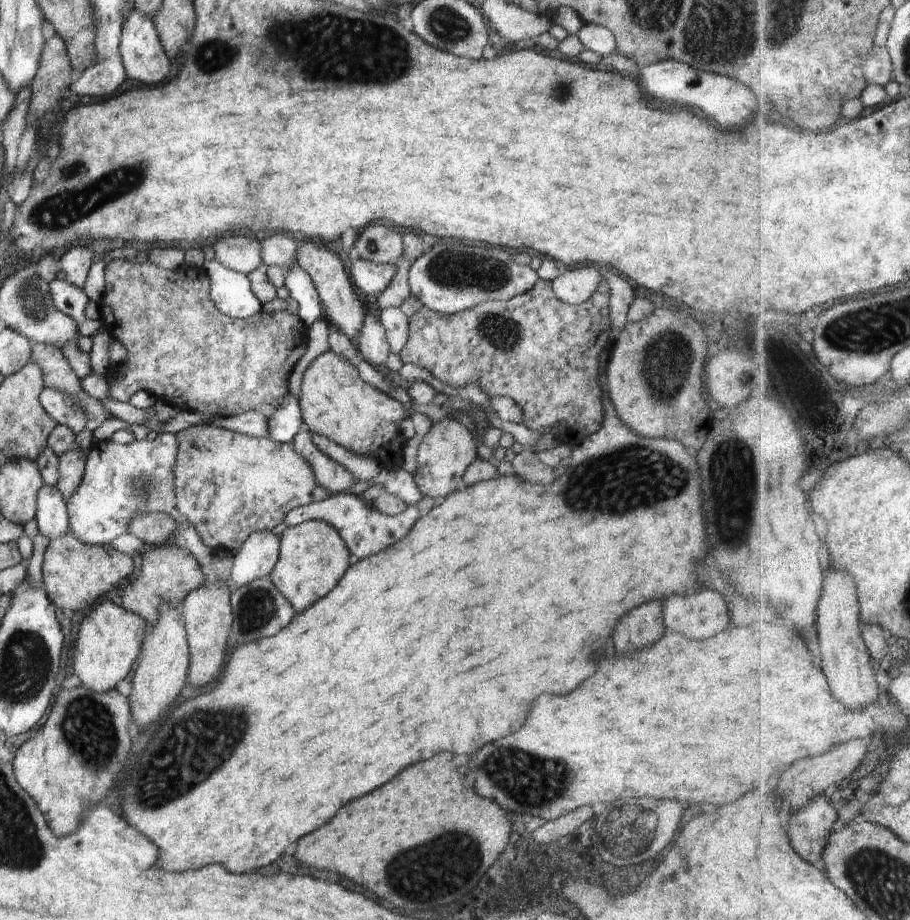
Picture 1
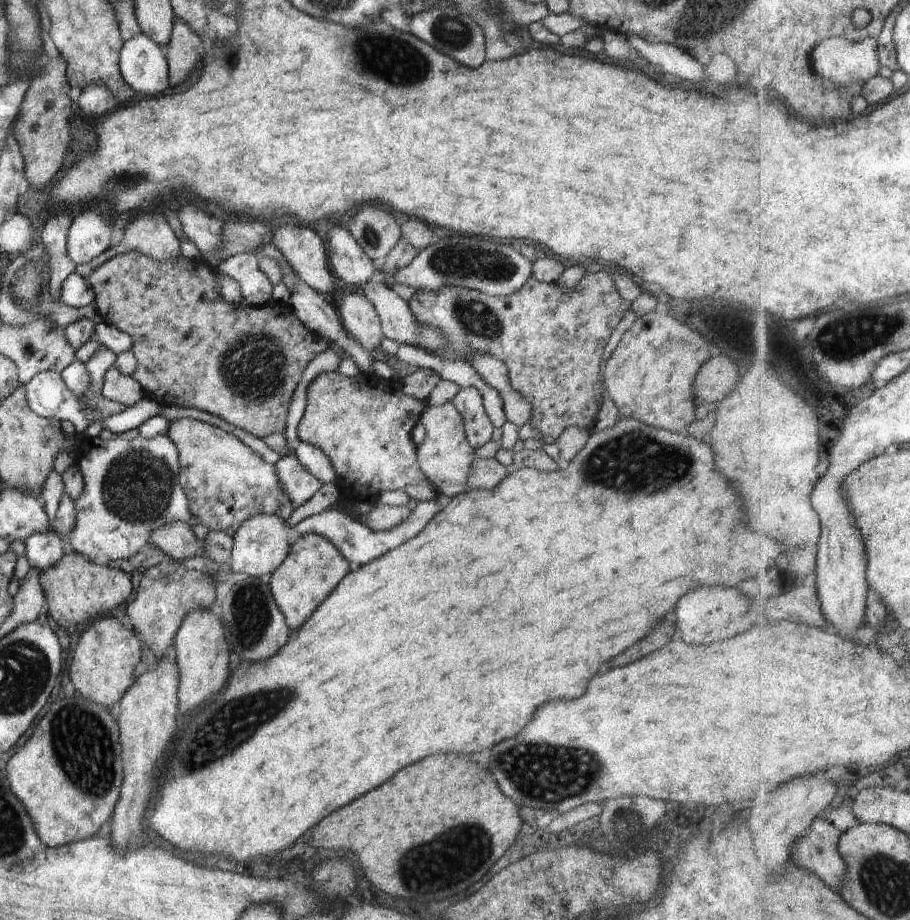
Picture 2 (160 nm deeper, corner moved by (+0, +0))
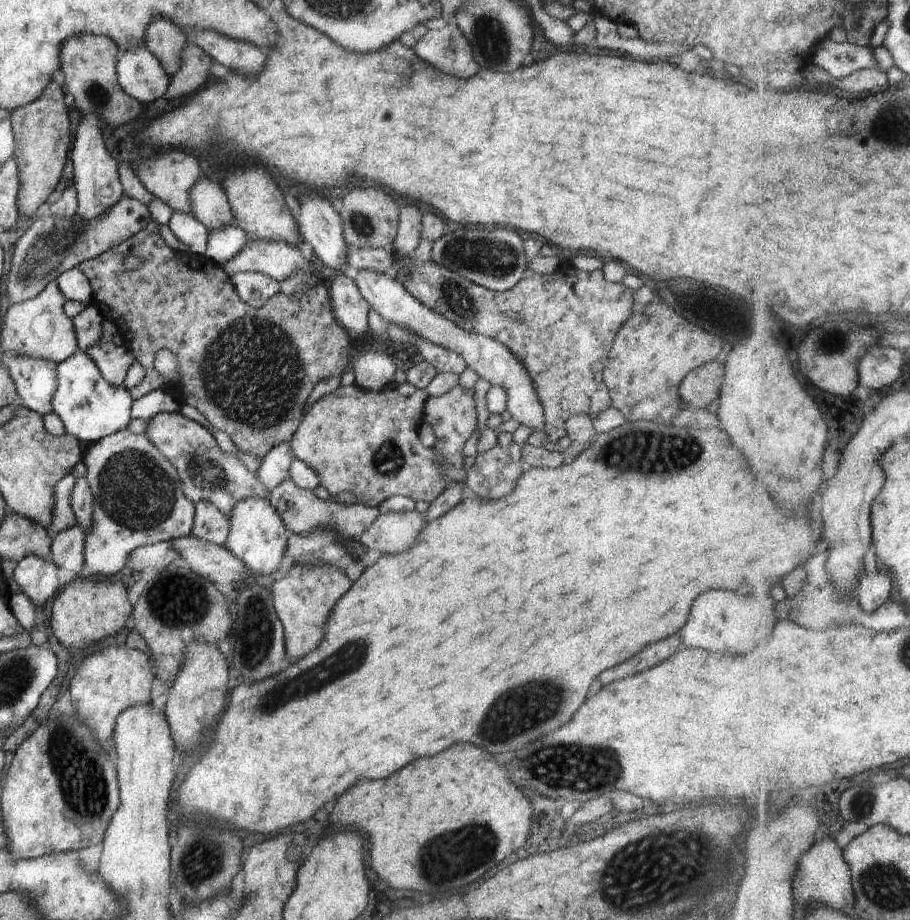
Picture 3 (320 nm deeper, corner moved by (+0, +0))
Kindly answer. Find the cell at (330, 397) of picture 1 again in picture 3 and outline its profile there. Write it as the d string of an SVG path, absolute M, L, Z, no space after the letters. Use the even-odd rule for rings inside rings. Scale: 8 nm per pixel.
M410 383L395 384L381 391L365 391L356 384L338 387L313 405L298 425L288 443L294 457L305 462L318 475L330 498L340 502L342 492L353 492L354 502L379 507L393 496L432 502L446 488L447 478L441 469L441 458L434 448L428 448L418 438L423 410L428 394Z

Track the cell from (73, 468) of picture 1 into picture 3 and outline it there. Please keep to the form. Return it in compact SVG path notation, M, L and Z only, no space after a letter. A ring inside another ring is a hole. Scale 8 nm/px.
M76 526L57 533L52 540L50 560L58 568L80 575L85 563L85 532Z

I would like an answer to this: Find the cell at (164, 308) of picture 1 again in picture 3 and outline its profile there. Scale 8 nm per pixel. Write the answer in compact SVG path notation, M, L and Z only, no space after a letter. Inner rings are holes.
M151 220L142 230L138 231L138 234L127 238L122 244L119 244L112 250L107 250L98 258L84 261L78 266L90 283L93 296L92 304L101 312L104 320L115 323L119 342L135 356L135 360L138 361L144 369L145 375L141 384L127 391L134 400L142 398L145 394L158 389L164 389L170 392L181 405L190 404L190 406L198 410L215 429L228 434L232 442L238 447L238 450L262 461L274 447L282 443L289 443L292 440L298 425L302 422L307 412L307 400L312 389L320 381L325 381L327 378L341 377L341 375L350 368L353 351L352 337L348 334L348 331L342 328L340 323L337 322L335 314L333 313L329 290L319 282L314 288L311 288L303 295L297 294L288 296L287 294L278 292L274 294L268 302L265 302L262 308L255 309L253 306L248 306L248 304L242 302L242 299L238 296L232 284L229 274L221 266L218 266L206 255L199 255L194 251L182 252L172 250L160 237L158 226L158 223ZM130 255L138 255L143 258L143 263L135 271L126 270L123 265L123 260ZM162 348L168 348L177 358L180 374L180 382L177 385L165 384L164 380L154 369L154 355L158 350L162 350Z

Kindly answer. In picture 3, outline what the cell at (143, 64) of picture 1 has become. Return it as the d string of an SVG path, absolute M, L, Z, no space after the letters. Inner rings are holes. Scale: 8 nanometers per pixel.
M144 46L121 53L117 68L120 88L136 101L150 104L165 96L170 82L158 59Z

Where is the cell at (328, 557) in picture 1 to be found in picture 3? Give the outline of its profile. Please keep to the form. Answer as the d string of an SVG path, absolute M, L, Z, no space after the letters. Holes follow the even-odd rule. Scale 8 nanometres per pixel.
M294 565L288 574L273 583L271 595L276 614L283 624L285 653L291 664L310 654L322 640L326 623L336 603L350 590L352 581L339 567L301 567Z

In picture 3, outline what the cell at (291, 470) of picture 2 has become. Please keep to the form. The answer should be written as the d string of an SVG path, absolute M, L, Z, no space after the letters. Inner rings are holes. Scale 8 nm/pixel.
M290 478L273 488L267 499L284 521L286 528L299 537L307 537L318 528L331 529L346 542L350 539L357 539L378 518L376 508L366 508L360 503L344 506L344 504L336 504L336 502L322 502L322 500L318 500L313 491L296 486Z

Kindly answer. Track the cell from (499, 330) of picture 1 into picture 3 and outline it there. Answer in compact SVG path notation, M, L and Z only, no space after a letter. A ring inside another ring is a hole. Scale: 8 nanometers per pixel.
M391 245L395 270L405 264L409 268L403 285L414 298L465 331L501 342L526 367L543 406L544 431L550 442L557 443L566 435L565 422L573 414L585 414L593 418L611 407L609 390L603 381L603 370L616 333L634 311L632 289L623 283L608 282L601 270L579 271L569 262L563 261L561 267L550 274L536 274L527 269L516 286L504 292L494 292L474 284L432 259L417 264L410 261L409 257L396 255L393 250ZM514 313L521 316L518 321L511 320L510 315Z

